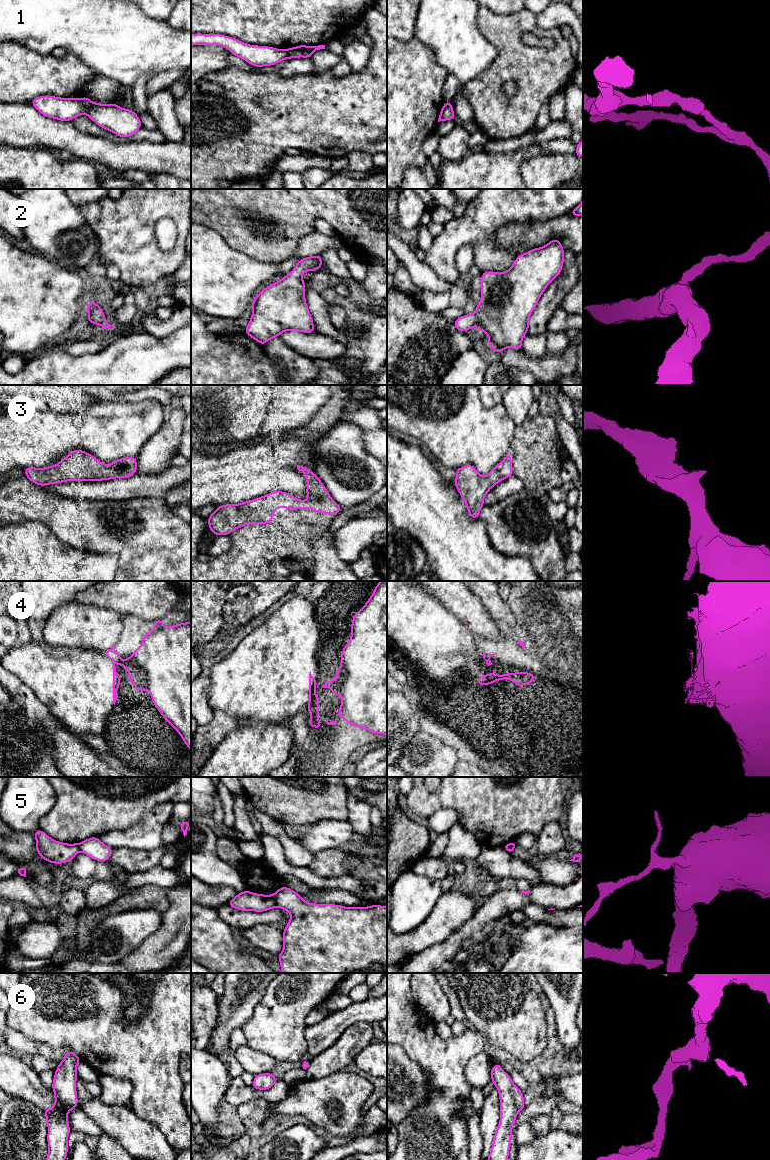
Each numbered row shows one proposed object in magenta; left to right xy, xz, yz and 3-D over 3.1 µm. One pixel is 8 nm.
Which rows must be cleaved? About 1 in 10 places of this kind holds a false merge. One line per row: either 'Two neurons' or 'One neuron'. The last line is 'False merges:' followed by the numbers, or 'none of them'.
1: Two neurons
2: One neuron
3: One neuron
4: Two neurons
5: Two neurons
6: One neuron
False merges: 1, 4, 5

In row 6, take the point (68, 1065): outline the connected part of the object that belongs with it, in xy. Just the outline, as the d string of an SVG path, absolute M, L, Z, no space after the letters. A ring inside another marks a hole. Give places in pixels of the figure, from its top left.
M65 1051L65 1058L59 1062L55 1070L51 1086L55 1104L52 1108L43 1110L48 1127L46 1160L65 1160L68 1154L67 1139L71 1129L67 1115L78 1107L76 1068L81 1061L74 1051Z

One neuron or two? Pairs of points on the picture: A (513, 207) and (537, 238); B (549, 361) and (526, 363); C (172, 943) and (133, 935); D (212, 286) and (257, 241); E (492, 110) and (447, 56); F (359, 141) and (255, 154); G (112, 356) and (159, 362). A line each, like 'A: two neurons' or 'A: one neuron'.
A: two neurons
B: one neuron
C: two neurons
D: two neurons
E: two neurons
F: one neuron
G: one neuron

